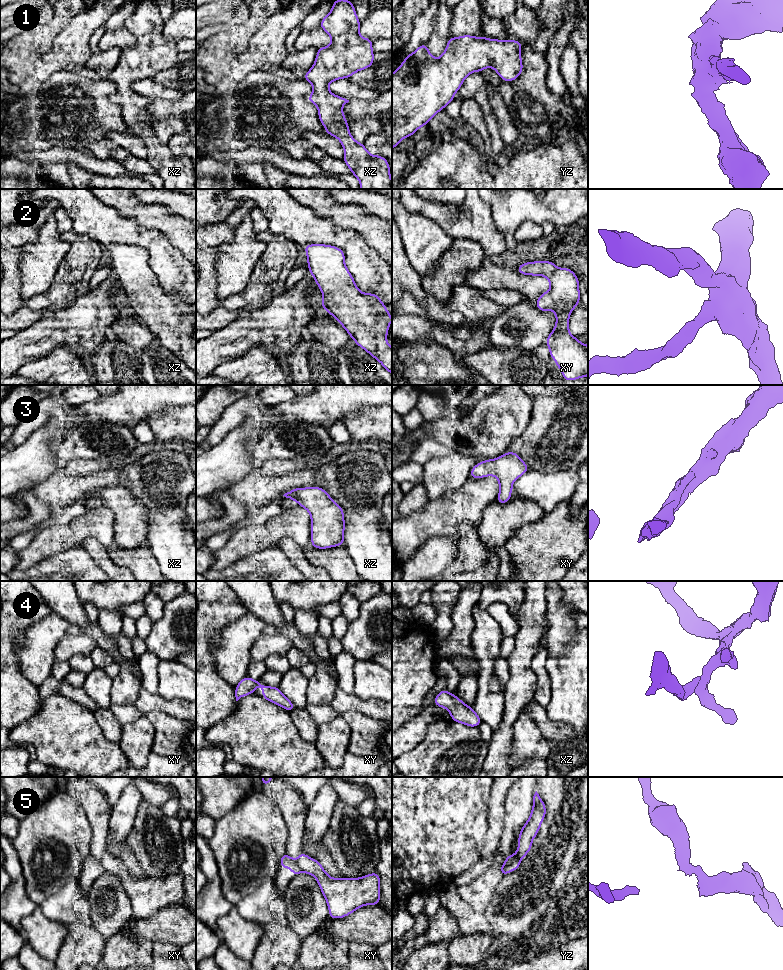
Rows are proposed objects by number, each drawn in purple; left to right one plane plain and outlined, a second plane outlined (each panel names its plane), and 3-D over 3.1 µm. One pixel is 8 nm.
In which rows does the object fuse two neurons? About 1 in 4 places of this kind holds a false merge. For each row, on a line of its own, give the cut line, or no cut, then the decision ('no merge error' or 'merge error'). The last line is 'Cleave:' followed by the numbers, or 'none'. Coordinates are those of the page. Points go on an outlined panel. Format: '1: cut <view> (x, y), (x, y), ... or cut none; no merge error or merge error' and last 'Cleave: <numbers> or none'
1: cut none; no merge error
2: cut none; no merge error
3: cut none; no merge error
4: cut none; no merge error
5: cut yz (512, 855), (509, 863), (503, 869), (504, 873); merge error
Cleave: 5

